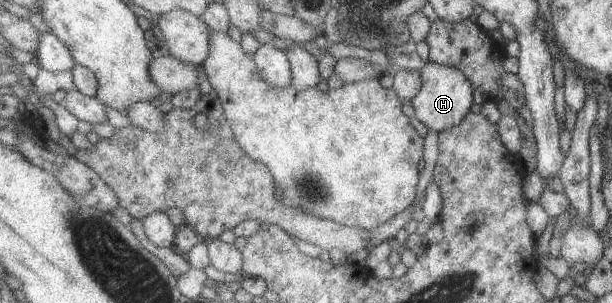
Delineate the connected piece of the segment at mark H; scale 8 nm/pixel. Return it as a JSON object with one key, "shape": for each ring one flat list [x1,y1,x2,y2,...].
{"shape":[[428,61,420,73,423,79,422,89,411,99,411,105,415,109,416,119,424,123,427,129,440,133,458,125,468,112,475,110,473,87,462,71]]}

